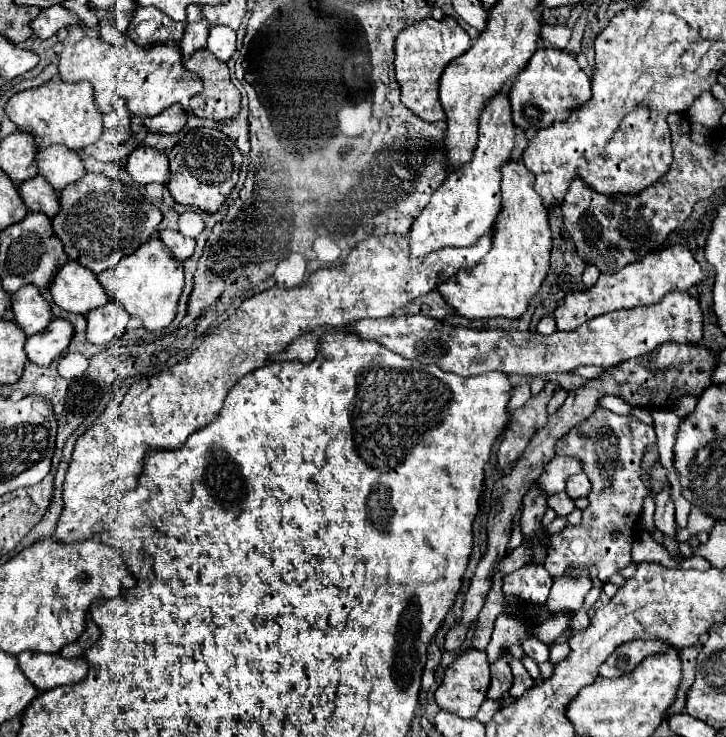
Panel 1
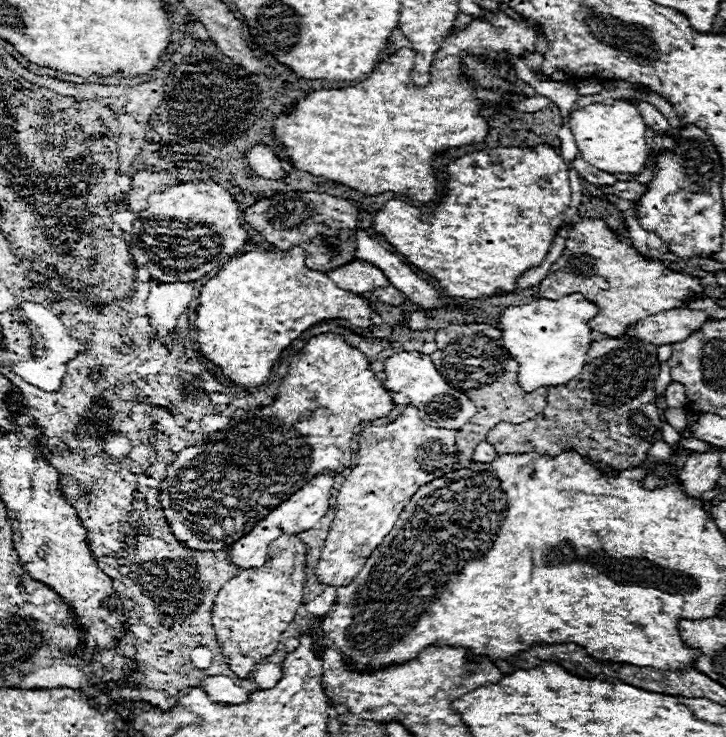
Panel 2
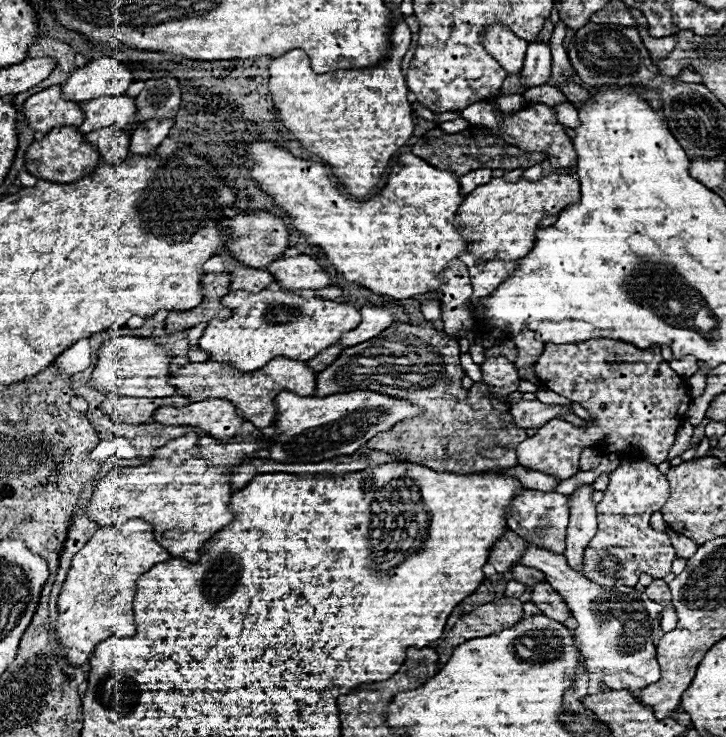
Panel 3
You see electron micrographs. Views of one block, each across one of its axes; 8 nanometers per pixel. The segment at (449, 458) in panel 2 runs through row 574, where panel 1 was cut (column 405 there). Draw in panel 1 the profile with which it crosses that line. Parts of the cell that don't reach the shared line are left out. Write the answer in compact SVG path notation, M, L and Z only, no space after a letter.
M674 290L666 294L658 304L608 312L588 320L572 332L554 332L550 336L520 330L506 332L456 328L428 316L360 320L356 324L344 326L344 330L356 330L358 336L376 340L388 350L402 354L404 358L416 358L422 364L436 364L442 370L460 376L478 376L492 370L504 374L544 376L552 372L572 372L584 364L610 368L624 360L650 354L664 342L698 344L702 340L702 310L696 296Z

